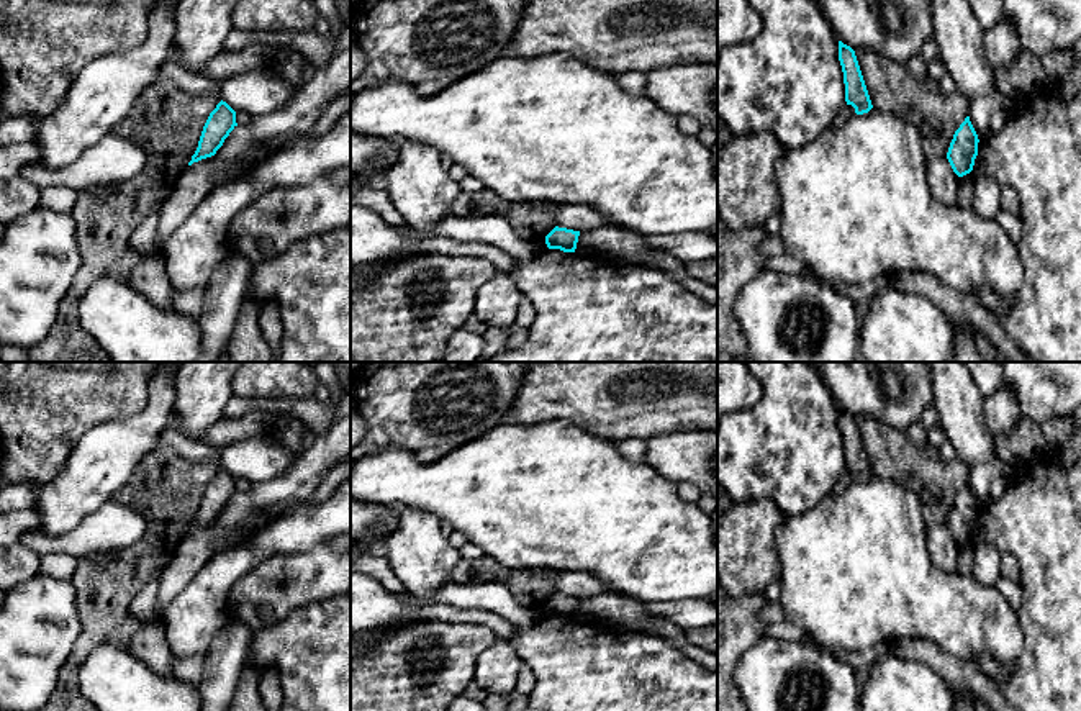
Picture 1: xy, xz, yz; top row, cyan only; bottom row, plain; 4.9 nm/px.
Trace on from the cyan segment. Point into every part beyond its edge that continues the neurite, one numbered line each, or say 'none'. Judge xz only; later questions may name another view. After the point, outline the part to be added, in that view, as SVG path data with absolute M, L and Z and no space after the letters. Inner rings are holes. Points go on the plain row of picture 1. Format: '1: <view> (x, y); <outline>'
none

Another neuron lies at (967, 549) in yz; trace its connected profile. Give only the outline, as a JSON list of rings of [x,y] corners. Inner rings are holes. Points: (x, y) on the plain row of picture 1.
[[[973,539],[958,544],[958,562],[957,572],[960,573],[971,573],[973,572],[973,554],[975,554],[975,542]]]

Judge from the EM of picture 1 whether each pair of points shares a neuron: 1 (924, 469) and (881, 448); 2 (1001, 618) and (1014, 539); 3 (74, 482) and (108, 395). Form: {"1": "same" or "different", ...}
{"1": "same", "2": "different", "3": "different"}

